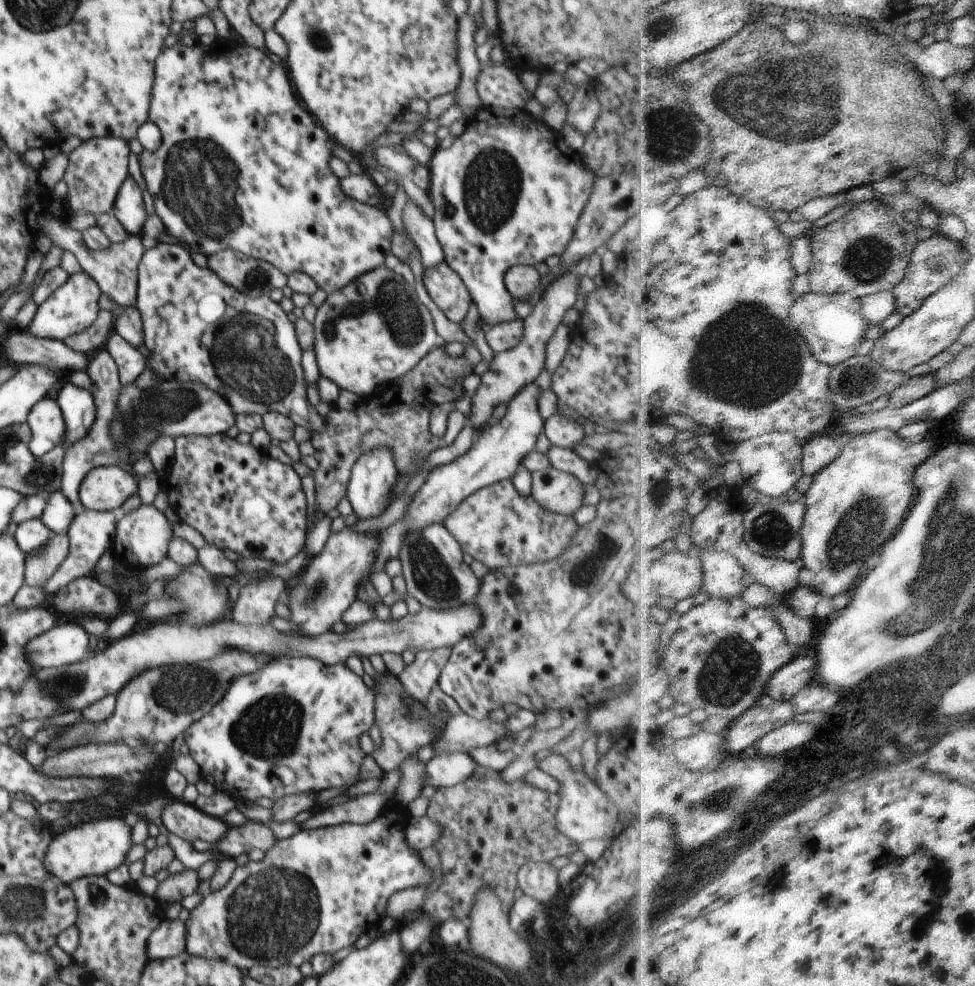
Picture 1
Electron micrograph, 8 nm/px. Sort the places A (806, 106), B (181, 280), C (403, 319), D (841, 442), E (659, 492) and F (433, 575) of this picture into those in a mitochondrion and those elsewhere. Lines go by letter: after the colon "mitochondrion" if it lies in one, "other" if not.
A: mitochondrion
B: other
C: mitochondrion
D: other
E: mitochondrion
F: mitochondrion

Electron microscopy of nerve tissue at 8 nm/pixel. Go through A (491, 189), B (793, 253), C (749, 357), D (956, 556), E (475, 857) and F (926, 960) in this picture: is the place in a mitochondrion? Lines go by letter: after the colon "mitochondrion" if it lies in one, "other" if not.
A: mitochondrion
B: other
C: mitochondrion
D: mitochondrion
E: other
F: other

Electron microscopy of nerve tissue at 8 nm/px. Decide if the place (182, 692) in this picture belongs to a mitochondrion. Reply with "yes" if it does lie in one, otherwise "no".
yes

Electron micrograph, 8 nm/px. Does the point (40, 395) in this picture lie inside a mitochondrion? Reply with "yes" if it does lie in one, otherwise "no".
no

